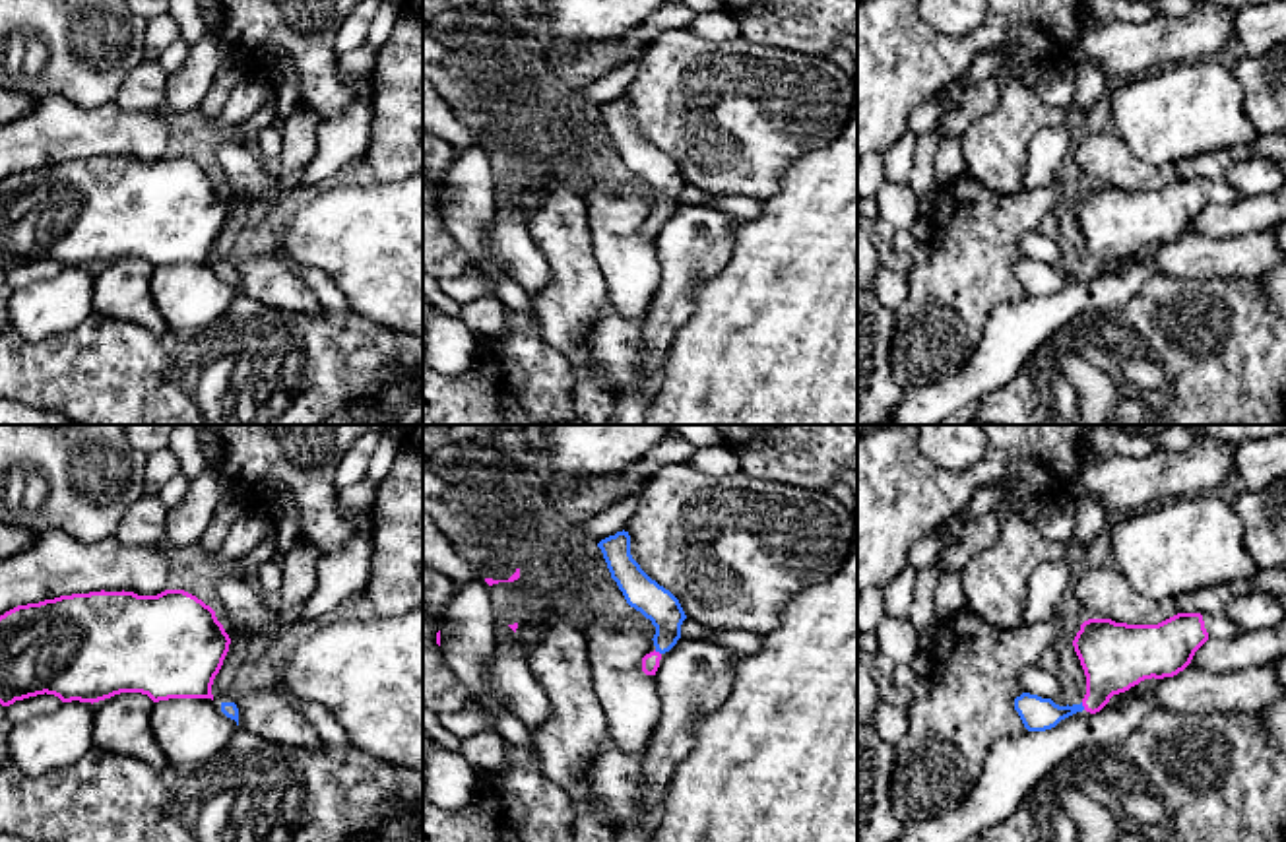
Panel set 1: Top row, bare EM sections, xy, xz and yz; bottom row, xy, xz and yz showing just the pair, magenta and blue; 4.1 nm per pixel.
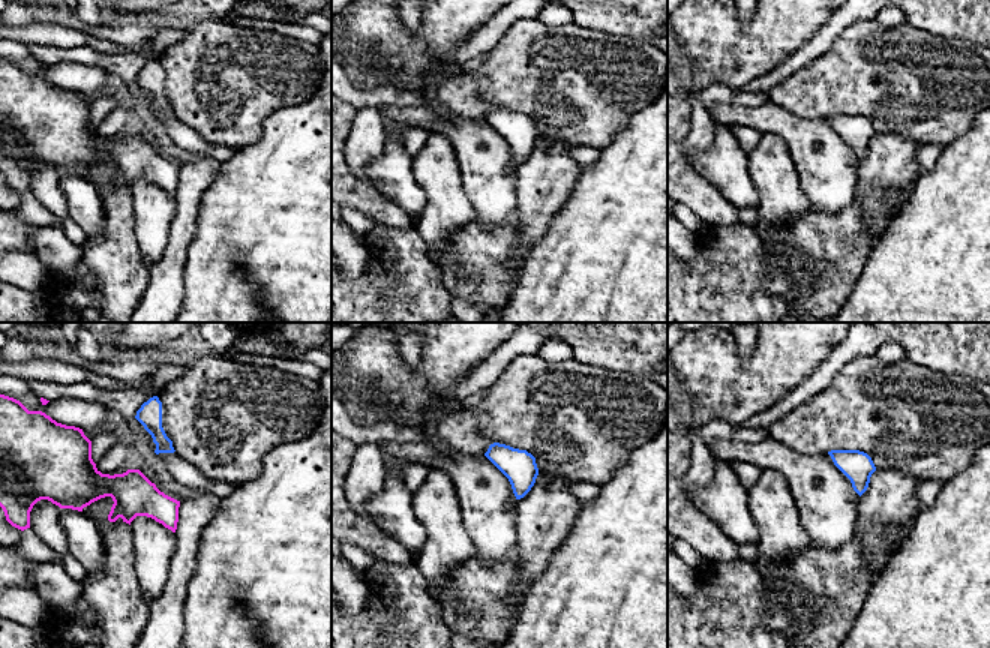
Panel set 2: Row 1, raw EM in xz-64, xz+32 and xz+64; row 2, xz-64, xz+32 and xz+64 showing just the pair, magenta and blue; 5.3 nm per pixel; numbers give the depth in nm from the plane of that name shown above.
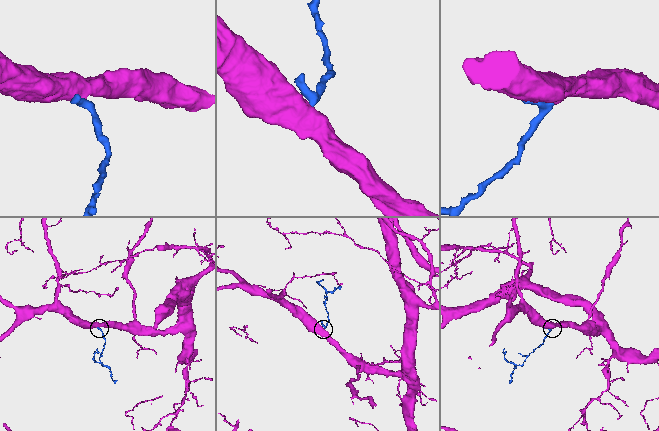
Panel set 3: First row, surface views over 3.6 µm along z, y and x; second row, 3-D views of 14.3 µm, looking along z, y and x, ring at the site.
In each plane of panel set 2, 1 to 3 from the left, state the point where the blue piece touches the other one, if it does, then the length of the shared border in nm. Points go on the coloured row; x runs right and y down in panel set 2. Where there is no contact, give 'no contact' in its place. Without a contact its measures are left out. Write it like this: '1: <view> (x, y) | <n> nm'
1: no contact
2: no contact
3: no contact

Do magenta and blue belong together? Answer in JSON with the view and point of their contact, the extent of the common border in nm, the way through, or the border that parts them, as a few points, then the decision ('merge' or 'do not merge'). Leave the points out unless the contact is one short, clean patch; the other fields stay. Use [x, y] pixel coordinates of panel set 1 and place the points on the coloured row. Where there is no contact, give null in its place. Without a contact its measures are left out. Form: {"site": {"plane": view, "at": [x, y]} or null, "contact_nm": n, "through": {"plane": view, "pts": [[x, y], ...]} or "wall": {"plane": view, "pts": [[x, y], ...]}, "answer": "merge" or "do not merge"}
{"site": {"plane": "yz", "at": [1083, 705]}, "contact_nm": 40, "through": {"plane": "yz", "pts": [[1116, 656], [1100, 687], [1083, 705], [1063, 712], [1038, 714]]}, "answer": "merge"}

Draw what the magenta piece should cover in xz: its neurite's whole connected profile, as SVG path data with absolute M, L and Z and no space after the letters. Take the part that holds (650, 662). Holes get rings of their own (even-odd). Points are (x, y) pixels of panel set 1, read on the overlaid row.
M617 532L597 543L627 603L640 611L656 627L656 650L642 658L642 671L656 675L659 660L681 638L681 625L687 619L679 599L652 580L630 555L628 532Z

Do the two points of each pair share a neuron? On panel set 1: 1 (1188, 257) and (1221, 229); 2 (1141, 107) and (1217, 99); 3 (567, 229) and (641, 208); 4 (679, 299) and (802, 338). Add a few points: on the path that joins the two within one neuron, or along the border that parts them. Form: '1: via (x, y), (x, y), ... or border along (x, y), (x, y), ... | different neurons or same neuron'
1: border along (1188, 231), (1213, 239), (1255, 233) | different neurons
2: via (1160, 107), (1166, 101), (1197, 101) | same neuron
3: border along (582, 198), (588, 210), (592, 253), (602, 268) | different neurons
4: border along (722, 268), (697, 288), (695, 309), (672, 344) | different neurons

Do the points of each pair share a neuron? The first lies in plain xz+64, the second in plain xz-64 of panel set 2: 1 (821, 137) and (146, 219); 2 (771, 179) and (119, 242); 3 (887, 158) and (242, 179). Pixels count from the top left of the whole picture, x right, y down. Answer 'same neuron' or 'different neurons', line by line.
1: same neuron
2: same neuron
3: different neurons

